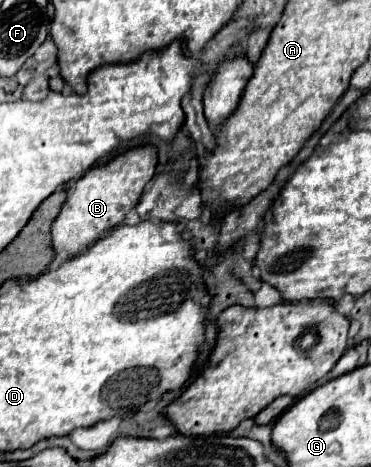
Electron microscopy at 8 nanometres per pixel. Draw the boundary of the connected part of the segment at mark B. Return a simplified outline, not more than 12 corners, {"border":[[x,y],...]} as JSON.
{"border":[[129,148],[75,182],[53,248],[77,256],[153,178],[157,148]]}

